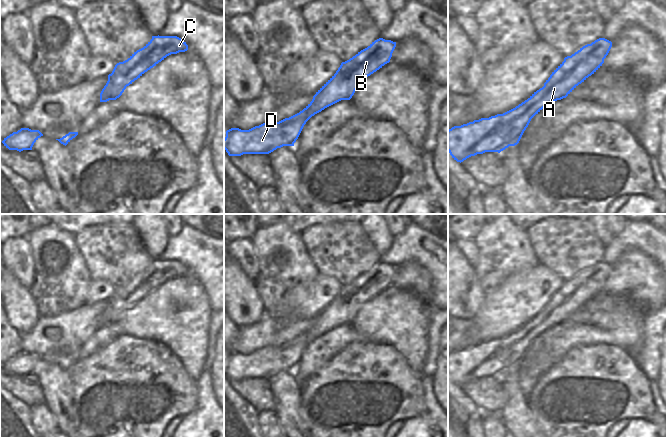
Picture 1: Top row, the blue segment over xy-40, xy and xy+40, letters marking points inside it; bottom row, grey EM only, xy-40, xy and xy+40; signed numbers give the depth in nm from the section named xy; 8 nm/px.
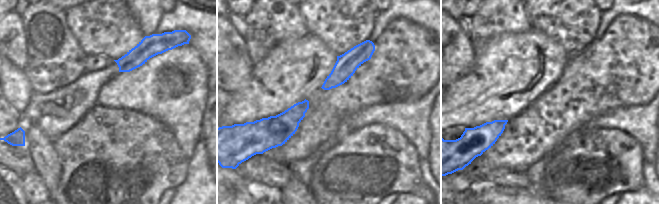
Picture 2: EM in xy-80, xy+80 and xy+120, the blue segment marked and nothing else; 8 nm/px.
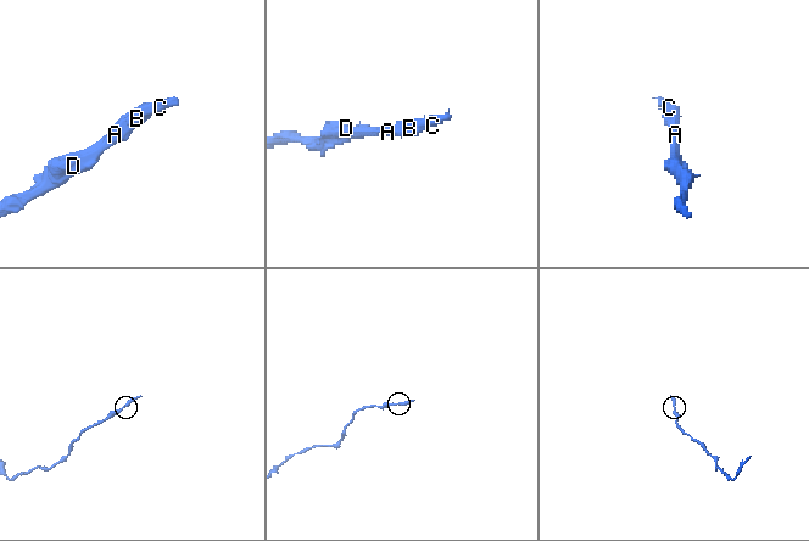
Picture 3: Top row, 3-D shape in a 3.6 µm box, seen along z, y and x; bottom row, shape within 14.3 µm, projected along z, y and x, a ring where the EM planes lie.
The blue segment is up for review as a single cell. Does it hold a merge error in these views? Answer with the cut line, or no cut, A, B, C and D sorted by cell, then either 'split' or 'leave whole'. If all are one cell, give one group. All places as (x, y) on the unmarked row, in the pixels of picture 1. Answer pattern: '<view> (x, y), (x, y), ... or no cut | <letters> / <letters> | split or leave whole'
no cut | A B C D | leave whole

